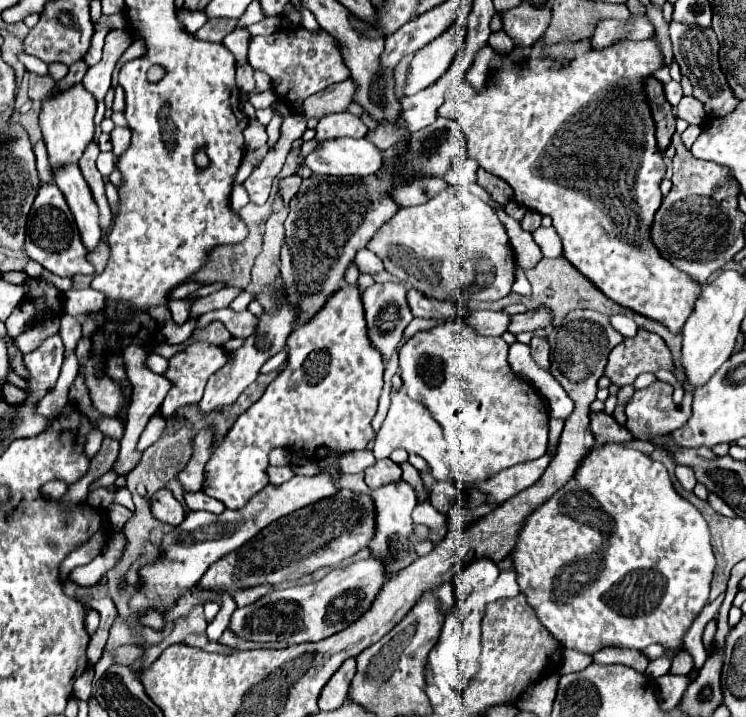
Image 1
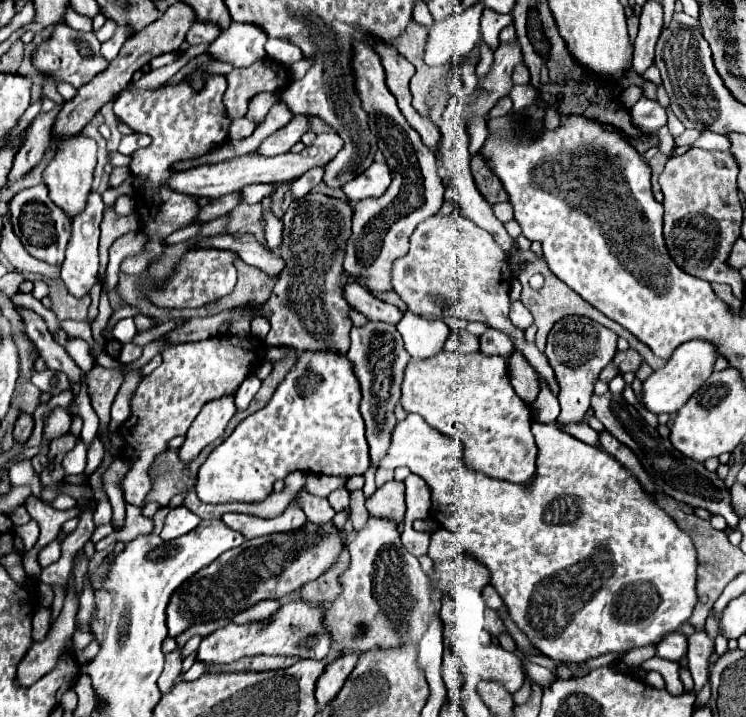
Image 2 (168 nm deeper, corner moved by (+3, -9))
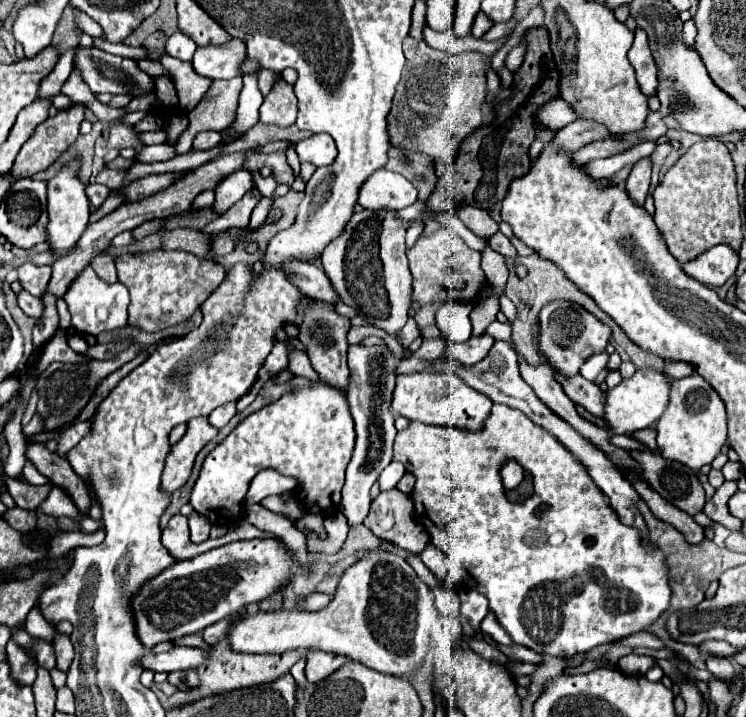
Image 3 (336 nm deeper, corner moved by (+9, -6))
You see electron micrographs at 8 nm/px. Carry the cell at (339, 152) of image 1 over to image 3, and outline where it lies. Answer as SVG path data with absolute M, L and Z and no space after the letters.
M381 168L361 188L359 206L367 210L401 210L417 200L417 188L397 172Z

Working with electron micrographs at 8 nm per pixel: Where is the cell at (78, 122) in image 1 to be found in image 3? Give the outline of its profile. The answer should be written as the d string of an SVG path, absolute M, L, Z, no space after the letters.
M79 162L67 164L55 178L47 182L49 186L49 200L47 200L47 214L49 214L49 224L47 224L47 244L55 254L67 254L77 240L81 238L83 230L89 224L89 200L85 196L85 186L81 184L79 176Z

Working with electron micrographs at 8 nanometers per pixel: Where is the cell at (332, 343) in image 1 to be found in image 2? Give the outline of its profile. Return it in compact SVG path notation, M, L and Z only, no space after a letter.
M301 351L293 369L275 389L269 403L257 413L243 419L235 431L207 457L199 467L195 493L203 503L257 503L273 493L273 483L285 479L291 471L323 473L323 475L363 475L371 457L367 453L367 439L363 417L359 412L361 385L347 355L337 351Z

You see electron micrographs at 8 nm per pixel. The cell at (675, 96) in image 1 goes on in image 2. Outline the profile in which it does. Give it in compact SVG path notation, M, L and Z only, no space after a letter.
M643 97L631 107L631 119L637 127L643 127L643 131L657 133L663 125L667 125L667 111L657 99Z

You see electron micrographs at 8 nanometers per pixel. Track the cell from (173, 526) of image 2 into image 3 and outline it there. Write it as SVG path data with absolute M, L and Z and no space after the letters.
M177 514L177 516L173 516L169 520L169 524L163 530L163 536L161 538L163 538L163 546L169 550L169 554L175 560L195 558L197 554L203 554L203 552L219 546L219 544L193 544L190 540L187 517L181 514Z

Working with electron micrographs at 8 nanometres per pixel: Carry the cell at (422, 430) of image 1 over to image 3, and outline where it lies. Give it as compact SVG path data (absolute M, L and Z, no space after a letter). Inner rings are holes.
M493 404L491 412L485 420L485 426L481 430L461 430L461 428L453 428L453 426L427 426L421 422L411 422L411 426L407 430L401 430L397 434L393 458L395 460L405 458L411 464L409 472L413 472L417 478L415 492L411 494L415 500L415 520L429 532L431 542L449 560L453 560L465 568L465 572L477 584L477 590L481 594L485 594L485 598L489 600L489 610L495 614L497 622L505 628L505 632L513 638L515 644L521 644L521 646L535 650L539 654L545 654L545 656L567 658L567 656L575 656L579 652L589 652L591 648L595 648L599 644L609 644L609 642L621 640L625 636L637 634L647 624L651 624L661 612L667 610L669 600L671 600L671 588L667 584L665 556L661 556L661 550L653 548L647 540L641 540L637 528L623 526L617 520L617 514L603 500L603 494L595 486L591 476L587 474L587 468L555 436L551 436L541 426L533 424L523 412L513 410L505 404ZM507 460L515 460L517 464L521 464L525 468L525 472L531 474L531 478L533 478L533 494L527 500L523 500L523 504L511 502L505 494L503 484L501 484L499 470L503 468L503 464Z

